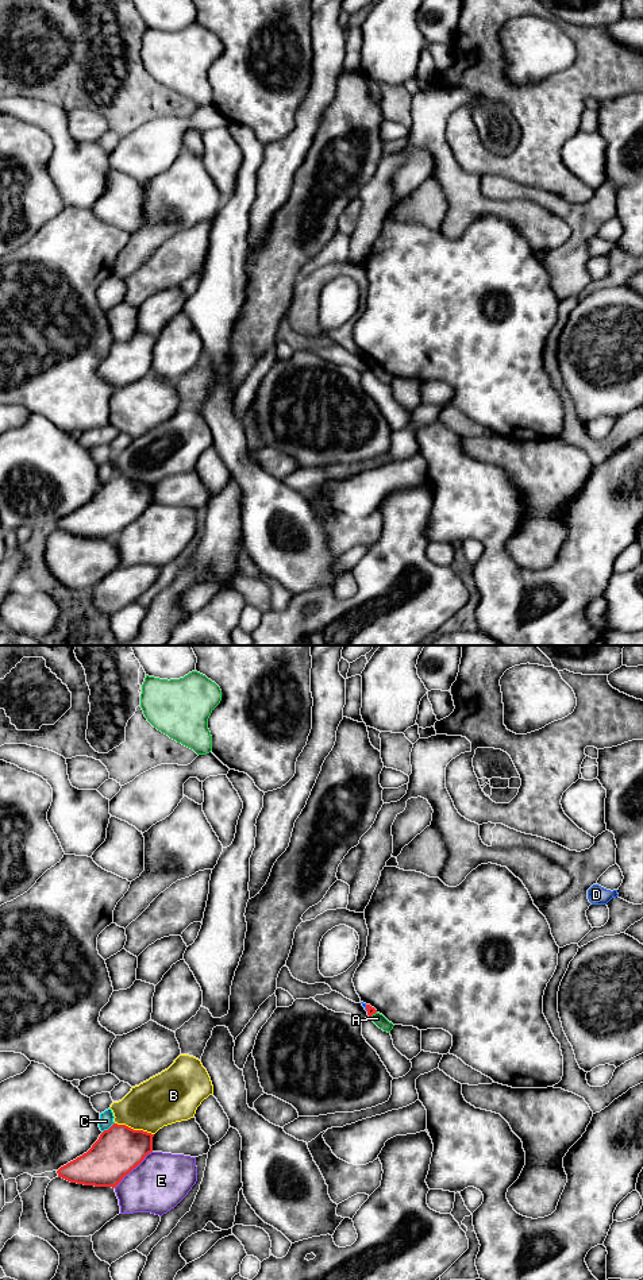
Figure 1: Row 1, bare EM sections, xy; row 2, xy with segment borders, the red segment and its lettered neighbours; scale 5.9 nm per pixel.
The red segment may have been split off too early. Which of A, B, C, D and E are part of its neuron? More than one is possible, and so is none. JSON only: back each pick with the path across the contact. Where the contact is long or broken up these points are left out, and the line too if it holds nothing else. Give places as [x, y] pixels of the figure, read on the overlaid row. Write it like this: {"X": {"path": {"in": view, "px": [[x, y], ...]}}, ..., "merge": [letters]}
{"merge": []}

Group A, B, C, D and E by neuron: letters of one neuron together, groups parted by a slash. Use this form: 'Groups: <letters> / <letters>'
Groups: A / B / C / D / E

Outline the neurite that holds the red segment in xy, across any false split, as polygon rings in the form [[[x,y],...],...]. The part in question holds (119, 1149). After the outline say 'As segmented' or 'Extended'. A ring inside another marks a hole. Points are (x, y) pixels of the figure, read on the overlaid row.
[[[113,1123],[92,1148],[61,1167],[57,1173],[70,1183],[115,1188],[153,1152],[154,1134]]]. As segmented

